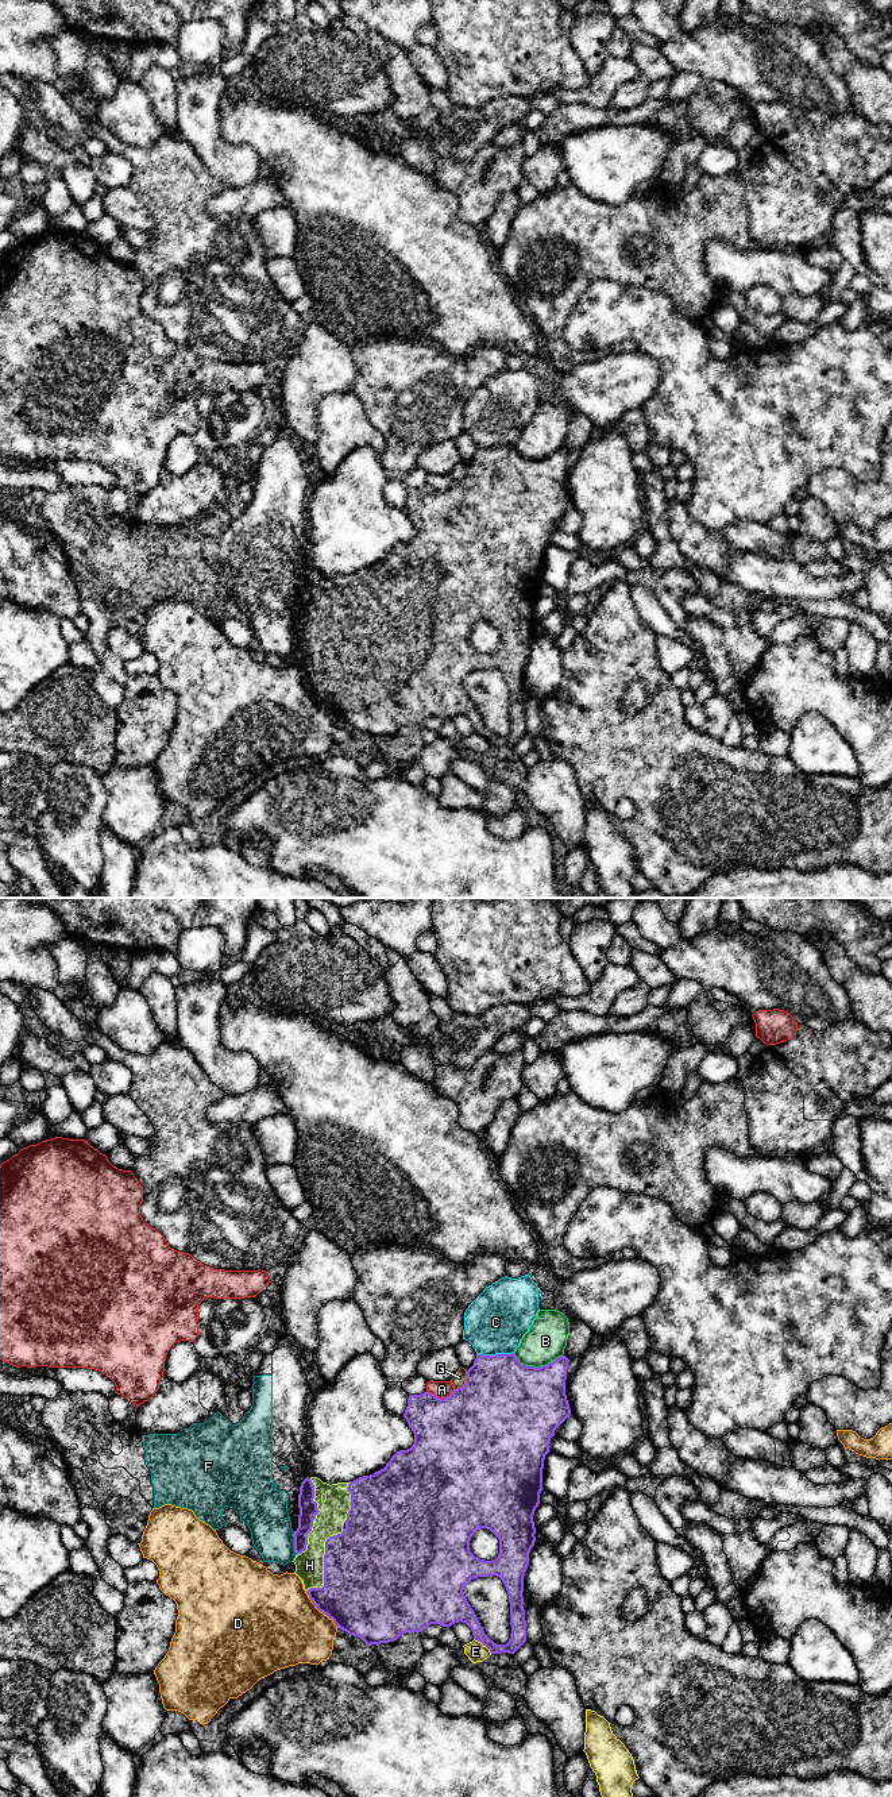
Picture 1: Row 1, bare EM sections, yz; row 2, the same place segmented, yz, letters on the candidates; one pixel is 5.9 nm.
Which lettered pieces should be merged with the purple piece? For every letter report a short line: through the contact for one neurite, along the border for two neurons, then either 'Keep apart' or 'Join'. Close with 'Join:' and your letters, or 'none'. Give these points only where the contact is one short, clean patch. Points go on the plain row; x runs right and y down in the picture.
A: Keep apart
B: Keep apart
C: Keep apart
D: Keep apart
E: Keep apart
F: Keep apart
G: Keep apart
H: Join
Join: H

